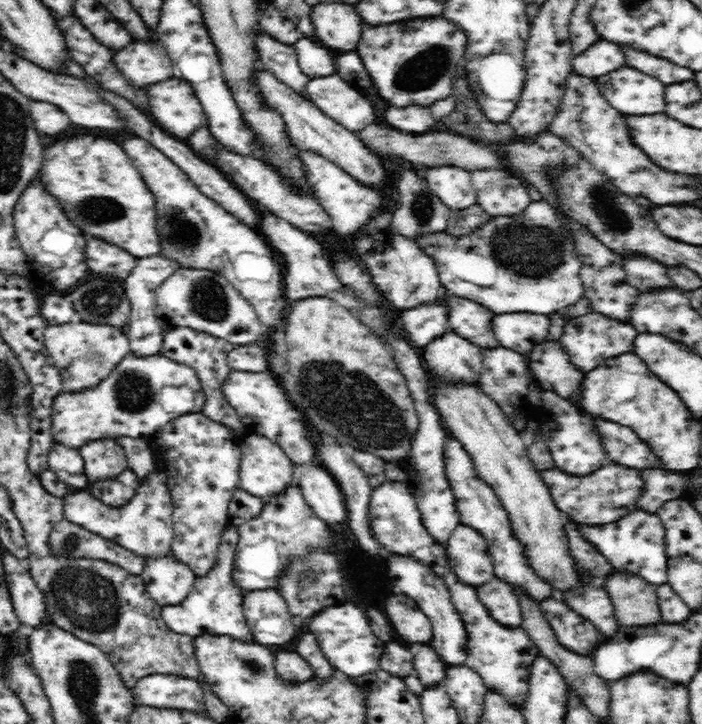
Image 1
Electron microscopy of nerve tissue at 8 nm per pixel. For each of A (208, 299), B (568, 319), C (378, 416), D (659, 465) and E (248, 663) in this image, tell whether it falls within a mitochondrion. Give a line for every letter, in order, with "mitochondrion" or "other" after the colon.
A: mitochondrion
B: other
C: mitochondrion
D: other
E: mitochondrion

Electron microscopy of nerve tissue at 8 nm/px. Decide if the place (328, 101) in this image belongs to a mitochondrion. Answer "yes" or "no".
no

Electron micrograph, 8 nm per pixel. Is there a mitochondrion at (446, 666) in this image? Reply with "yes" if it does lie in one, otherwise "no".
no

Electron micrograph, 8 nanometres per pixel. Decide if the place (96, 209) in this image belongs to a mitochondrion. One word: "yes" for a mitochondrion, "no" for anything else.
yes

